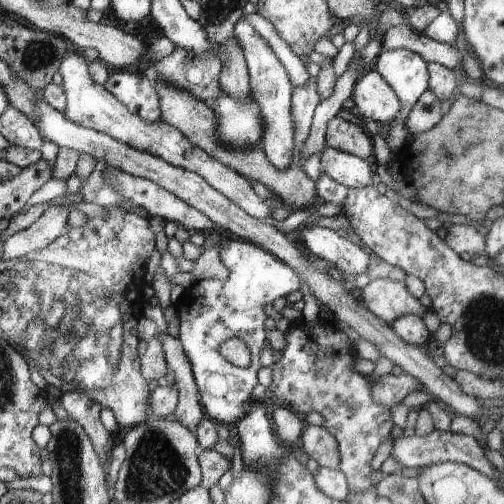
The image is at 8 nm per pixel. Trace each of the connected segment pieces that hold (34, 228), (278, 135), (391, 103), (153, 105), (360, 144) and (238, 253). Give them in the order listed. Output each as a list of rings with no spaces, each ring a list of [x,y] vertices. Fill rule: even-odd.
[[[50,205],[32,226],[5,240],[2,260],[22,258],[29,252],[46,248],[59,236],[66,234],[69,212],[66,207]]]
[[[243,16],[235,24],[234,34],[247,62],[251,98],[261,108],[261,119],[264,121],[264,135],[262,135],[259,146],[276,168],[288,168],[291,166],[294,148],[295,130],[291,117],[291,96],[294,86],[273,49],[256,32],[256,29],[243,19]]]
[[[369,68],[358,77],[352,96],[354,111],[364,120],[390,124],[403,110],[401,99],[376,69]]]
[[[113,70],[104,86],[131,113],[138,113],[146,121],[162,121],[157,80],[147,77],[144,71]]]
[[[334,117],[328,121],[325,144],[333,149],[350,153],[366,160],[372,154],[372,140],[370,136],[358,128],[356,124]]]
[[[225,239],[220,242],[219,257],[230,271],[228,278],[224,281],[217,279],[201,279],[186,290],[177,300],[176,309],[180,317],[180,332],[178,338],[185,349],[186,356],[189,357],[192,365],[193,375],[196,377],[197,388],[200,390],[201,404],[204,406],[206,416],[215,420],[217,424],[223,424],[233,429],[236,423],[245,418],[250,412],[250,402],[252,402],[252,388],[256,382],[256,374],[260,374],[260,360],[258,356],[266,348],[266,314],[264,306],[273,303],[274,300],[298,291],[300,288],[300,275],[296,271],[292,272],[292,267],[288,268],[281,258],[276,258],[275,254],[266,252],[261,245],[254,246],[250,241]],[[228,338],[240,338],[249,346],[251,350],[251,363],[248,367],[235,367],[220,354],[218,346]]]

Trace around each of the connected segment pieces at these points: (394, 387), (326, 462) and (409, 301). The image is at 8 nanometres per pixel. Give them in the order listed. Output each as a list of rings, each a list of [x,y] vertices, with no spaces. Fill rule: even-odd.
[[[401,373],[398,376],[381,376],[374,384],[373,393],[378,404],[386,405],[388,408],[402,403],[402,400],[420,389],[420,381],[408,373]]]
[[[306,424],[301,434],[301,447],[320,467],[338,469],[341,462],[337,439],[324,426]]]
[[[373,279],[361,290],[362,300],[369,311],[391,325],[404,315],[422,317],[426,308],[406,288],[404,282]]]

